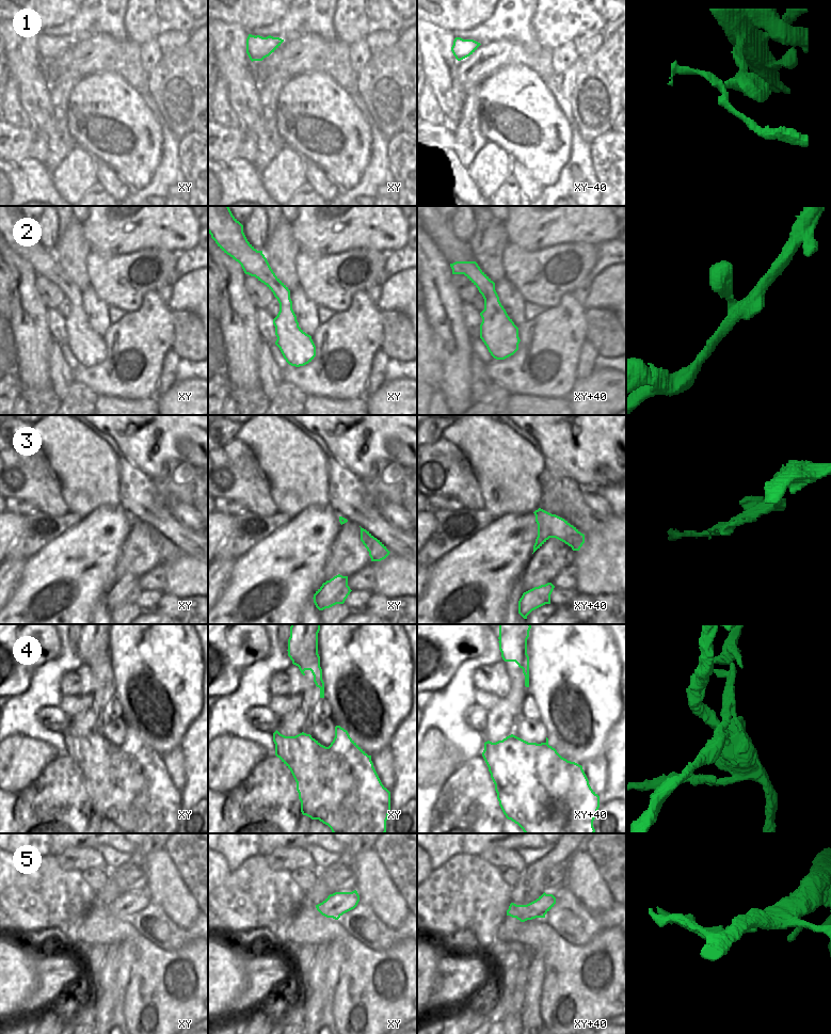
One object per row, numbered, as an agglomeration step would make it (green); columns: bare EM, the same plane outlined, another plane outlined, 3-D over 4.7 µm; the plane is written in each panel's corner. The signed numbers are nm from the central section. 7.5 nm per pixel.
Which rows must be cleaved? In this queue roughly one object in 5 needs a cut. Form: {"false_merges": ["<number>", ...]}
{"false_merges": ["1", "4", "5"]}

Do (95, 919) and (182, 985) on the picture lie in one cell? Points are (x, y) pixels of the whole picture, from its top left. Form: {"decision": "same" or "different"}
{"decision": "same"}

